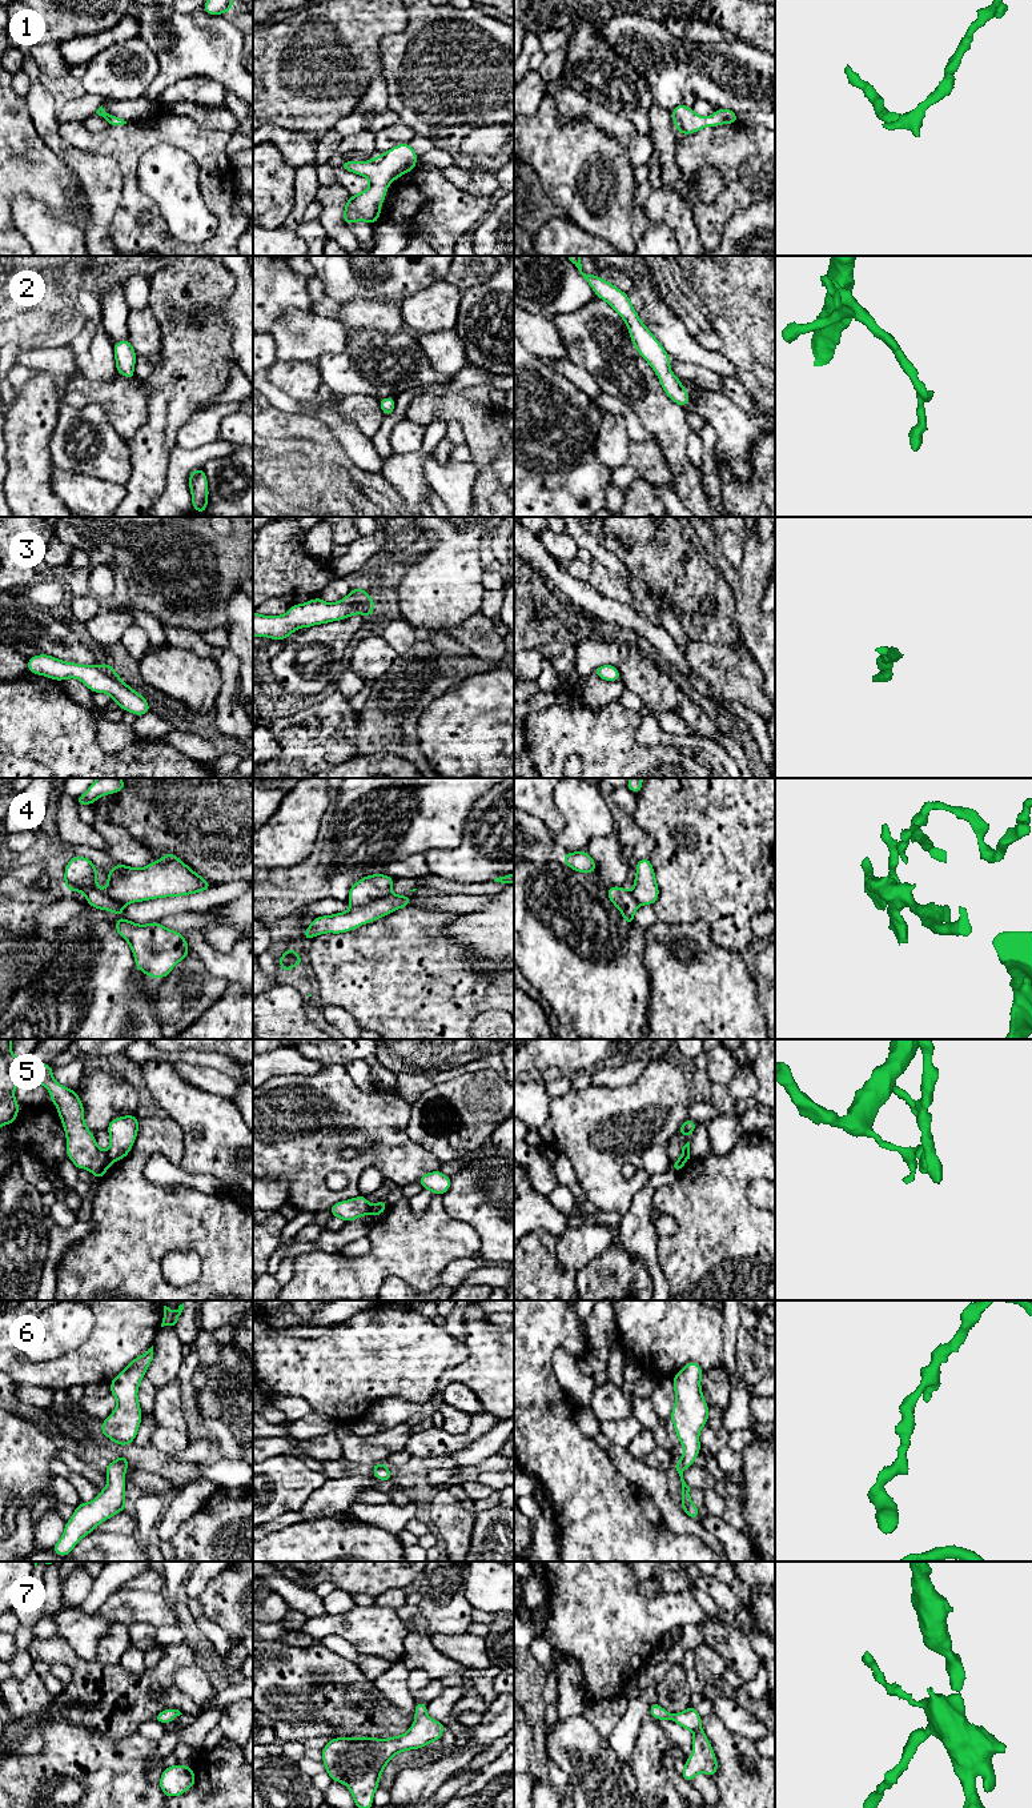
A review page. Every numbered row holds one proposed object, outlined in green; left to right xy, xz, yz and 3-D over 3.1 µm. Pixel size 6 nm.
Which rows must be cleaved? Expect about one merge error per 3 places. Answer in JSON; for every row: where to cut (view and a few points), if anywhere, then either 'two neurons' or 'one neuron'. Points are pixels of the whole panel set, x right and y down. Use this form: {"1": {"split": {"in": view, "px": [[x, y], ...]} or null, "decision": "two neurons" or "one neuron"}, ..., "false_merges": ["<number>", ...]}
{"1": {"split": null, "decision": "one neuron"}, "2": {"split": null, "decision": "one neuron"}, "3": {"split": null, "decision": "one neuron"}, "4": {"split": {"in": "xz", "px": [[390, 893], [353, 906]]}, "decision": "two neurons"}, "5": {"split": {"in": "xy", "px": [[107, 1153], [111, 1162]]}, "decision": "two neurons"}, "6": {"split": null, "decision": "one neuron"}, "7": {"split": null, "decision": "one neuron"}, "false_merges": ["4", "5"]}

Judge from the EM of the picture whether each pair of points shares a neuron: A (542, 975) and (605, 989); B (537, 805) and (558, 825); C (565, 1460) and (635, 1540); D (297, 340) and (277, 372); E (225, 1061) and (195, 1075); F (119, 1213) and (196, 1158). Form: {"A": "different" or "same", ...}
{"A": "same", "B": "same", "C": "same", "D": "different", "E": "different", "F": "different"}

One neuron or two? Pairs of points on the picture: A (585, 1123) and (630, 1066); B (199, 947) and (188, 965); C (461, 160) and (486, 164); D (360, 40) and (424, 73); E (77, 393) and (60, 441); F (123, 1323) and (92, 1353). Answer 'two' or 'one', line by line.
A: two
B: two
C: one
D: two
E: two
F: one

